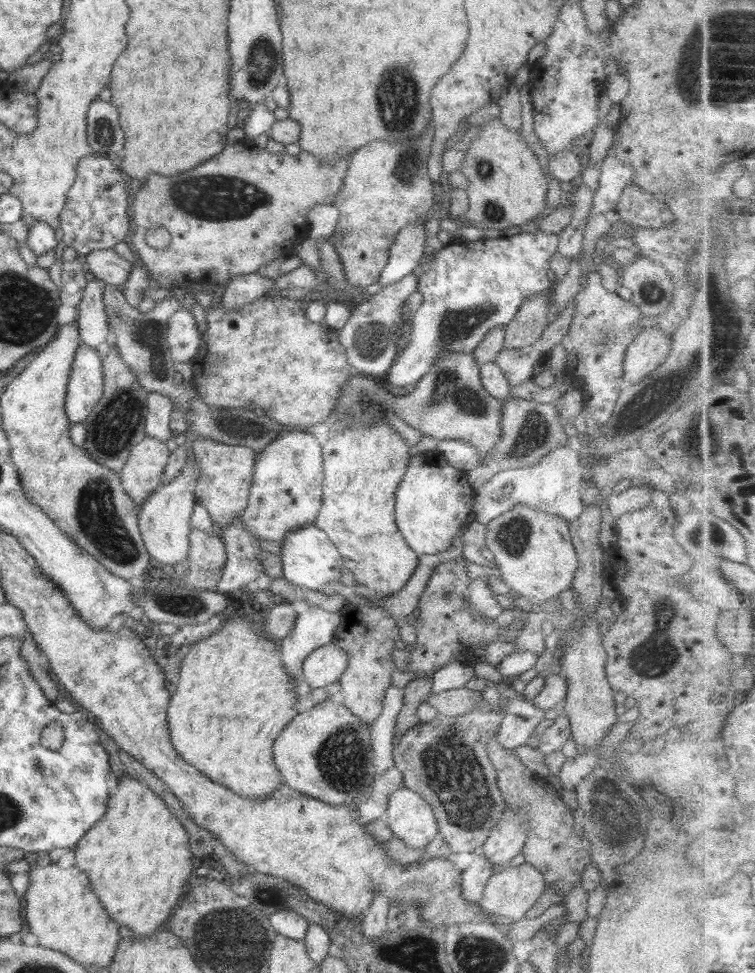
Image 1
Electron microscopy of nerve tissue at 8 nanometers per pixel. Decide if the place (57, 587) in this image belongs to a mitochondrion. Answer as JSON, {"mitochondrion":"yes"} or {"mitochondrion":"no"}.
{"mitochondrion":"no"}

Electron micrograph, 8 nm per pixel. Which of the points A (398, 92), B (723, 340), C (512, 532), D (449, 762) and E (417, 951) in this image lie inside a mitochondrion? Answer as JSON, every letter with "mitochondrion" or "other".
{"A":"mitochondrion","B":"mitochondrion","C":"mitochondrion","D":"mitochondrion","E":"mitochondrion"}

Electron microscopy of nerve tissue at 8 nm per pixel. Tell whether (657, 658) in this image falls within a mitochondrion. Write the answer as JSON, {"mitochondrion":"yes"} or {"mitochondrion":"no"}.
{"mitochondrion":"yes"}

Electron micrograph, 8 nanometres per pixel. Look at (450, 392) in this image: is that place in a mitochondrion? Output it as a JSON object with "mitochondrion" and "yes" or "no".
{"mitochondrion":"yes"}

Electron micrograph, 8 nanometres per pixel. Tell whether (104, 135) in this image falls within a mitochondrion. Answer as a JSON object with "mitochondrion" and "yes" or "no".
{"mitochondrion":"yes"}

